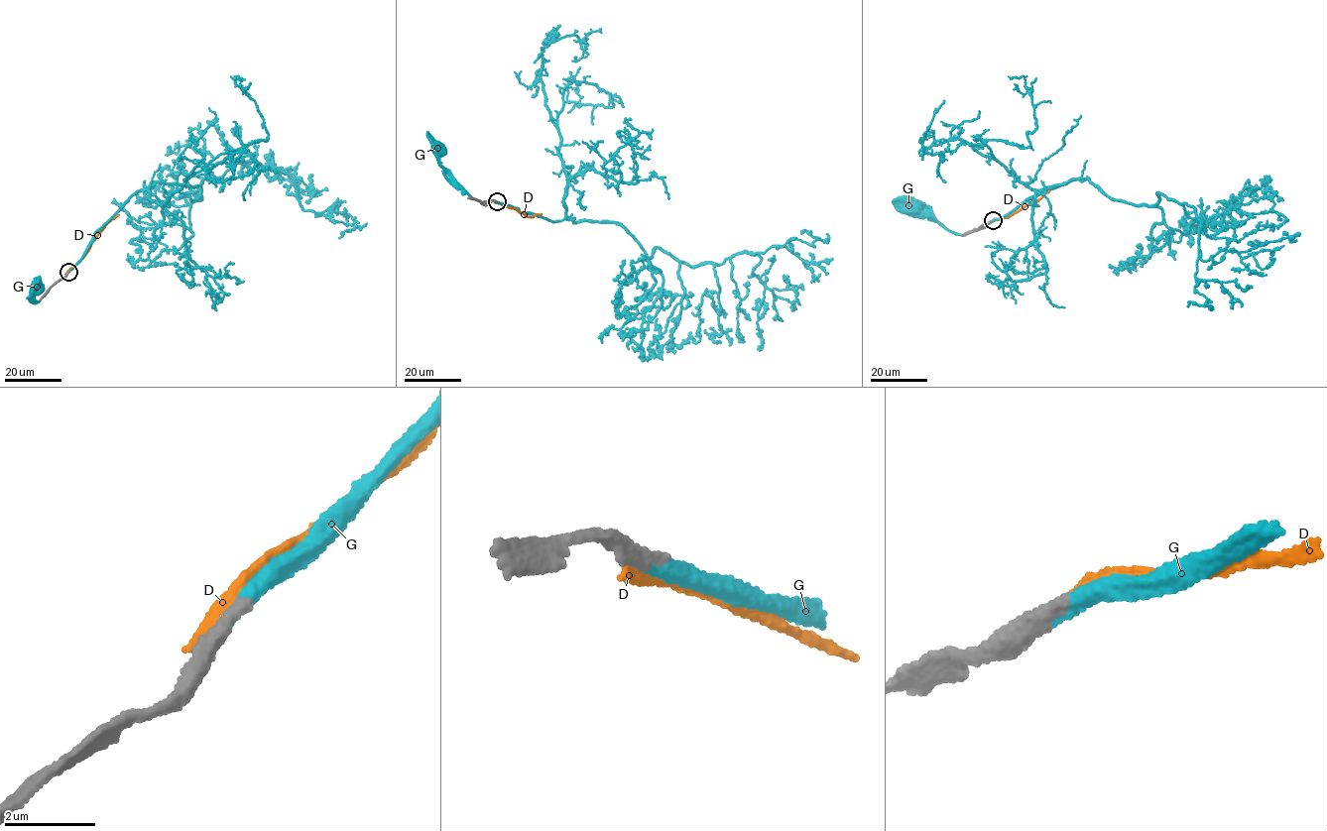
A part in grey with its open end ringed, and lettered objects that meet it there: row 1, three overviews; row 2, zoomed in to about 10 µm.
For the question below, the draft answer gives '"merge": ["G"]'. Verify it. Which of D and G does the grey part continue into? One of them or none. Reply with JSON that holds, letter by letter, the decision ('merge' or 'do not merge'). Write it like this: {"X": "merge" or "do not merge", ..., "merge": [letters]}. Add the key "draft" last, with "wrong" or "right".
{"D": "do not merge", "G": "merge", "merge": ["G"], "draft": "right"}

